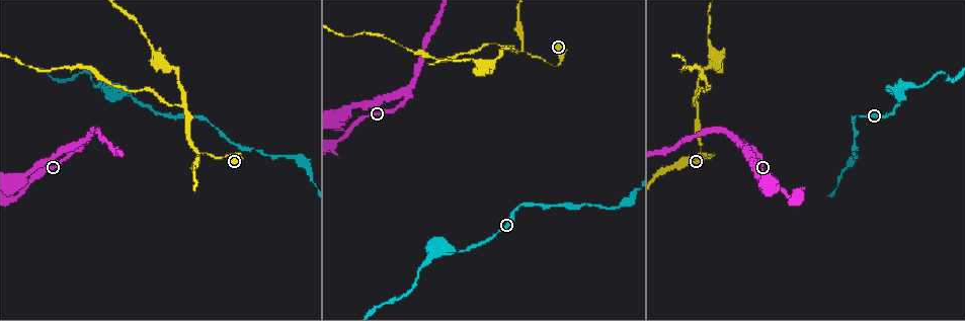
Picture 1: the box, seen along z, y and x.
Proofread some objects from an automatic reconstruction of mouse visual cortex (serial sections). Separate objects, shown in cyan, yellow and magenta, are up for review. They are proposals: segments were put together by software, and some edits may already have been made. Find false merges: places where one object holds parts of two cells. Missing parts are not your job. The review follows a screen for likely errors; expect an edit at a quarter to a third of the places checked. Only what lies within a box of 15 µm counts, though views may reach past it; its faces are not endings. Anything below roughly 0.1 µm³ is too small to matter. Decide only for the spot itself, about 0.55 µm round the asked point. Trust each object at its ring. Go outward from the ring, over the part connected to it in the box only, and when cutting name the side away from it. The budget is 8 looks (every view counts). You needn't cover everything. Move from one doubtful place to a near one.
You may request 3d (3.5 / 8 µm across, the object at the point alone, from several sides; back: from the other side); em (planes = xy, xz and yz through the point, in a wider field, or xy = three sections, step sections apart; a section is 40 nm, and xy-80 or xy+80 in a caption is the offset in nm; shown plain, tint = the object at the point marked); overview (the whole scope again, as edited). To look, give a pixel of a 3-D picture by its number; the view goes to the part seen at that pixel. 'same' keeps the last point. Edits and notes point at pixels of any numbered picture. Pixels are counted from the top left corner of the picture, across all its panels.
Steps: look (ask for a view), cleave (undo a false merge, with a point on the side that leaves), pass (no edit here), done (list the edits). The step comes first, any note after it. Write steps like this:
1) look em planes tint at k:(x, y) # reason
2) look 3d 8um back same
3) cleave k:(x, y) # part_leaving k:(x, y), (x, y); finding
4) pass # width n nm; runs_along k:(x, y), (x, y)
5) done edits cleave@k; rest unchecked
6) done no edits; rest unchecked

look 3d 3.5um at 1:(700, 154) # sharp bend

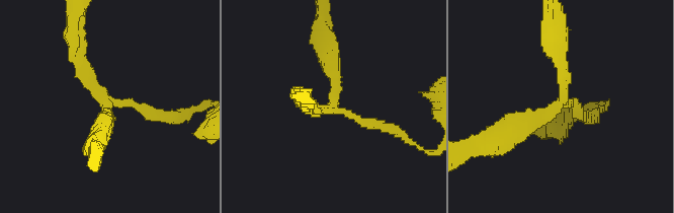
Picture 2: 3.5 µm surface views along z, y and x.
look em planes tint at 2:(113, 103) # arms 3; arm_widths 150, 200, 250 nm; shape alone is not enough

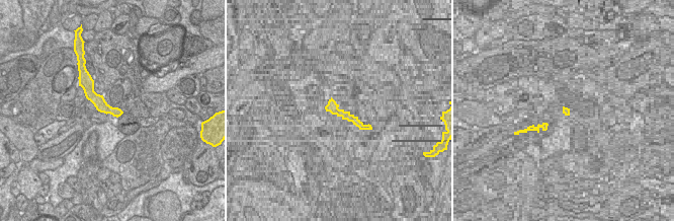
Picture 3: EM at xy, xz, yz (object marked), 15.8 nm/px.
pass # runs_along 2:(172, 115), (106, 98), (79, 46); all the same cell

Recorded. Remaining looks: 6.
look 3d 3.5um at 1:(185, 106) # three-way junction

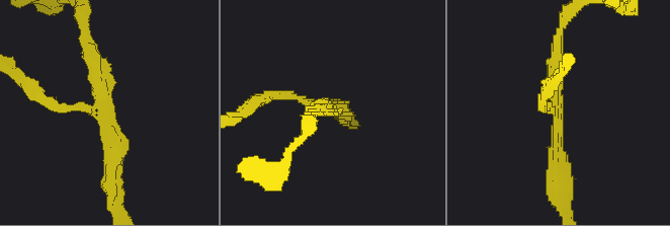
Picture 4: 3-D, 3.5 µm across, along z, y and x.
look em xy step 5 tint at 4:(102, 114) # need the tissue

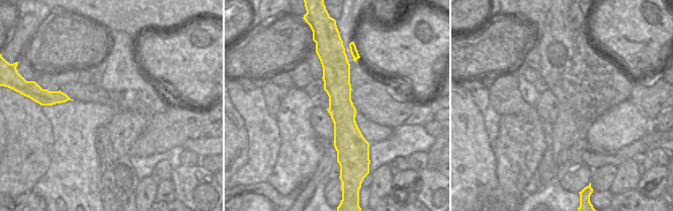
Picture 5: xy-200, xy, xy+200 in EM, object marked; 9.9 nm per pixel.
look em xy step 3 tint same # another direction

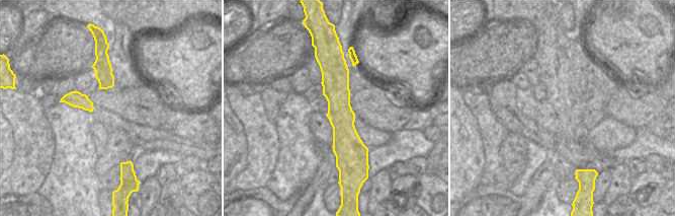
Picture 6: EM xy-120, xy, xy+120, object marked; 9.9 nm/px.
cleave 4:(287, 94) # width 260 nm; part_leaving 4:(94, 110), (57, 107), (20, 79); a second cell is stuck on

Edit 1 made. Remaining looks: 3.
done edits cleave@4; rest unchecked

